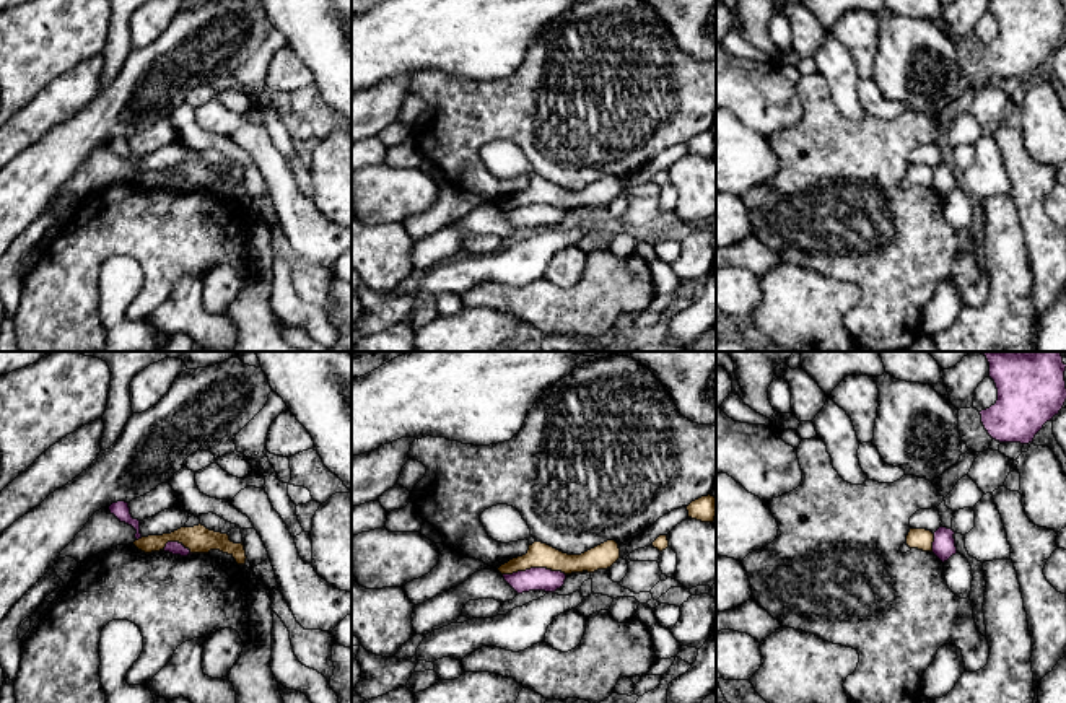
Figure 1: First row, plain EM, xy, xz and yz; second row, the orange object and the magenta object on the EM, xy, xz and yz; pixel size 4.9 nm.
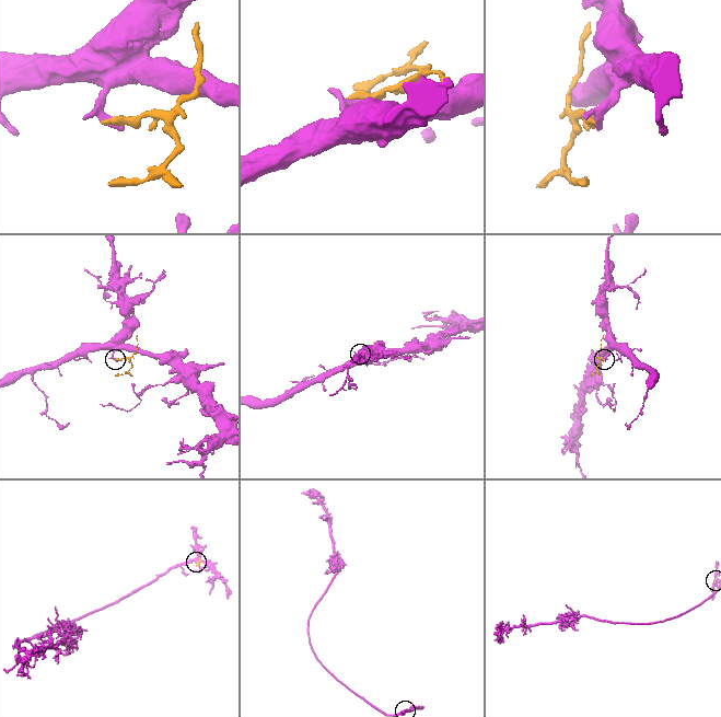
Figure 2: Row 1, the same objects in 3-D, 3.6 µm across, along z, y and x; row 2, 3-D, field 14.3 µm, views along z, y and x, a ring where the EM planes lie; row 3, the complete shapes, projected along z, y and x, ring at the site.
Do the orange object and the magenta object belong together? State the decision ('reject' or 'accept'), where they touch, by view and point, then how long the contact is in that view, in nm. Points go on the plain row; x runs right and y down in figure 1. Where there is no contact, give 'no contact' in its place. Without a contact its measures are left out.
reject | xz (534, 202) | 320 nm

